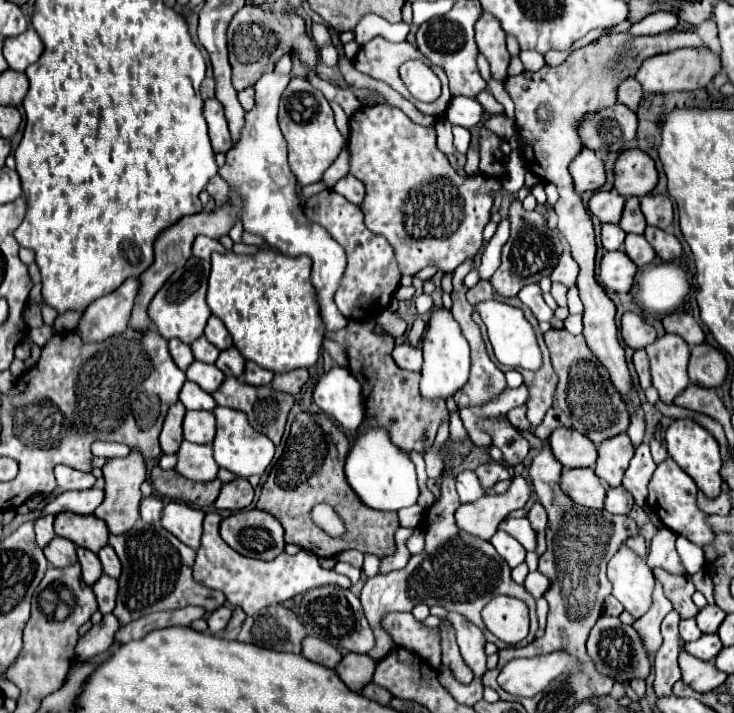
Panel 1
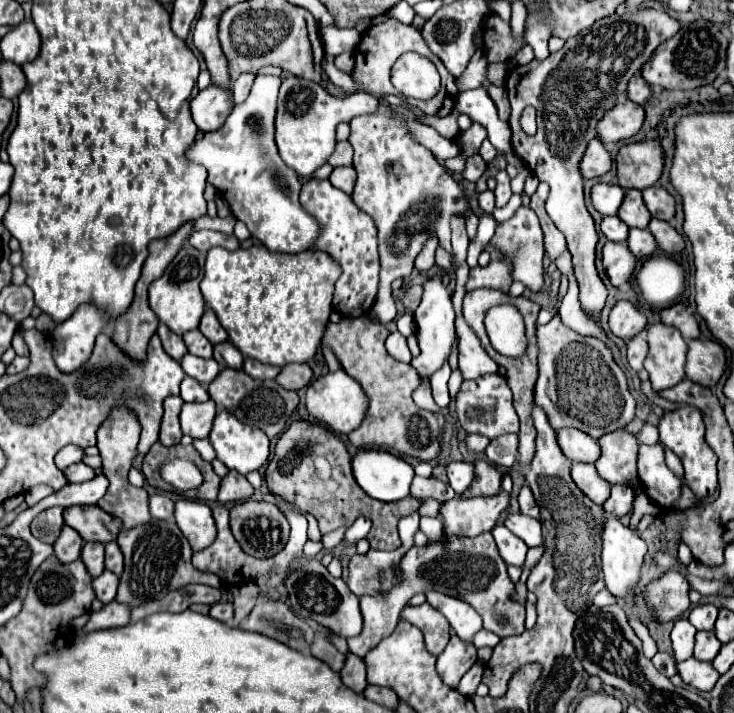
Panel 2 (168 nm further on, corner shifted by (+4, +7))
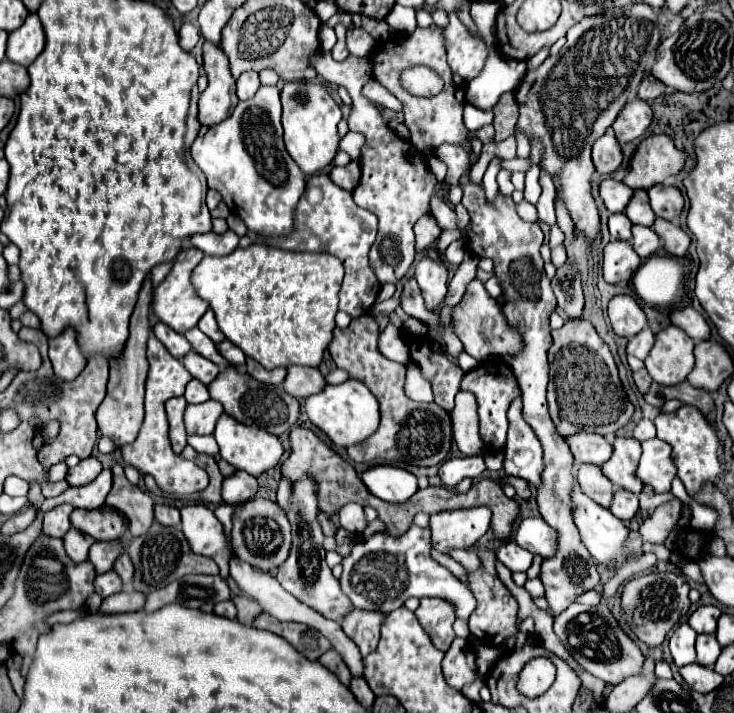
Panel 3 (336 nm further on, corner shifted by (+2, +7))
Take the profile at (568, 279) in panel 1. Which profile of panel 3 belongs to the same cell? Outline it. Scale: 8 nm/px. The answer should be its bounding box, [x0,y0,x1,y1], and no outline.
[536,169,556,225]

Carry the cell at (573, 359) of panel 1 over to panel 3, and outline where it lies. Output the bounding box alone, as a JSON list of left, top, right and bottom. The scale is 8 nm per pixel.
[548,319,634,437]

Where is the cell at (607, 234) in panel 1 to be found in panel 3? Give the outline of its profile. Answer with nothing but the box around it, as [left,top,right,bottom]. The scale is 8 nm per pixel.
[608,213,632,241]

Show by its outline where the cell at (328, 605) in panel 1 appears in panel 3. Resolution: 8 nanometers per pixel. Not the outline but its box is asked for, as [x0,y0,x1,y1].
[276,477,350,621]

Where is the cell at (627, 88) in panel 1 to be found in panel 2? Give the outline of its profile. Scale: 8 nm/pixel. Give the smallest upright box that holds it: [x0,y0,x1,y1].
[626,75,650,105]

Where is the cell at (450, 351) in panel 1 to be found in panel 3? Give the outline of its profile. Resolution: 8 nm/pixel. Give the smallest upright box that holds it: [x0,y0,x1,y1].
[414,255,448,311]

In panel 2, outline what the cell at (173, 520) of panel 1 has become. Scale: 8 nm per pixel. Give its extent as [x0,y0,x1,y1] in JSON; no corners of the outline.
[174,499,216,551]

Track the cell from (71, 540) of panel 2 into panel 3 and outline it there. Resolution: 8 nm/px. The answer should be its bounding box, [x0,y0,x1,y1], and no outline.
[64,527,94,563]

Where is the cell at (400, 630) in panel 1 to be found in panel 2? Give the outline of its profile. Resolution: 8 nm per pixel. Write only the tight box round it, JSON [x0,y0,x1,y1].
[400,603,450,655]

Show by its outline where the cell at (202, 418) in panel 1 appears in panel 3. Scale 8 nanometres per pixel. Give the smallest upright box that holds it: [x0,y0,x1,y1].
[184,399,222,435]

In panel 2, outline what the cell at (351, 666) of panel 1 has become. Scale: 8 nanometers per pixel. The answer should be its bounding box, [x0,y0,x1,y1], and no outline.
[340,653,366,693]

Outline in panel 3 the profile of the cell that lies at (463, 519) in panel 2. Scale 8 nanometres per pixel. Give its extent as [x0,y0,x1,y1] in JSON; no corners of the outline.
[432,507,490,555]

